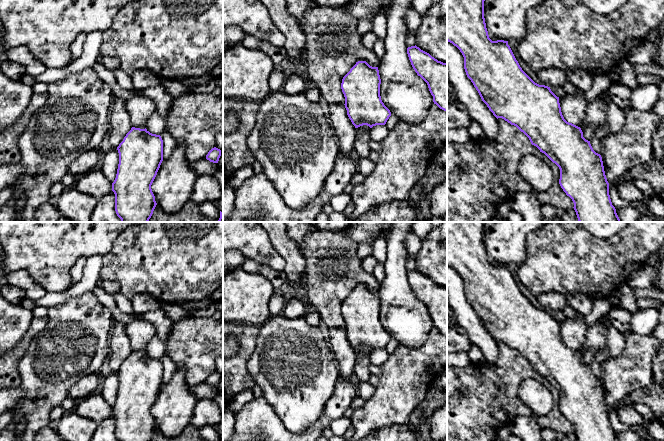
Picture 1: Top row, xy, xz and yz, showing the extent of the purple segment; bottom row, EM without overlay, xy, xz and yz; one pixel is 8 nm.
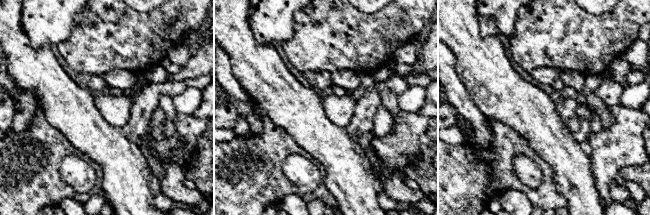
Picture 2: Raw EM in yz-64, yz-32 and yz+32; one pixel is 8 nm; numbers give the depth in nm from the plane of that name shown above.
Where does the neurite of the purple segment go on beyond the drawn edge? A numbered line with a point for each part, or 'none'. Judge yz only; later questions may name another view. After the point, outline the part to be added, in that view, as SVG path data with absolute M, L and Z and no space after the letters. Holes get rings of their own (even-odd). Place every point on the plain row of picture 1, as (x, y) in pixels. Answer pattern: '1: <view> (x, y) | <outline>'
1: yz (596, 335) | M604 315L601 317L600 321L597 321L588 328L584 349L581 351L582 356L584 356L590 349L595 349L598 356L605 352L606 340L608 337L607 327L609 325L611 325L611 323L607 316Z

